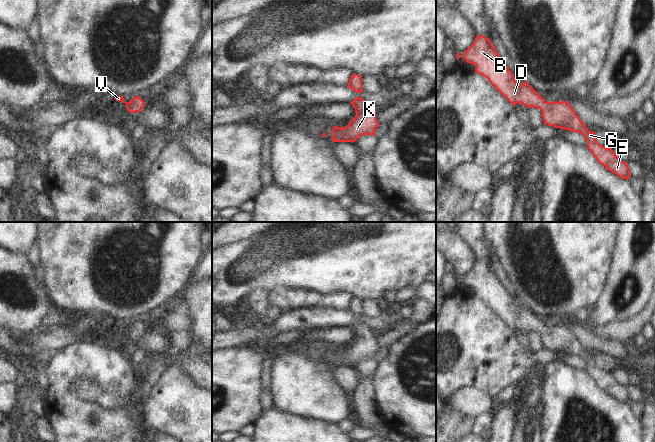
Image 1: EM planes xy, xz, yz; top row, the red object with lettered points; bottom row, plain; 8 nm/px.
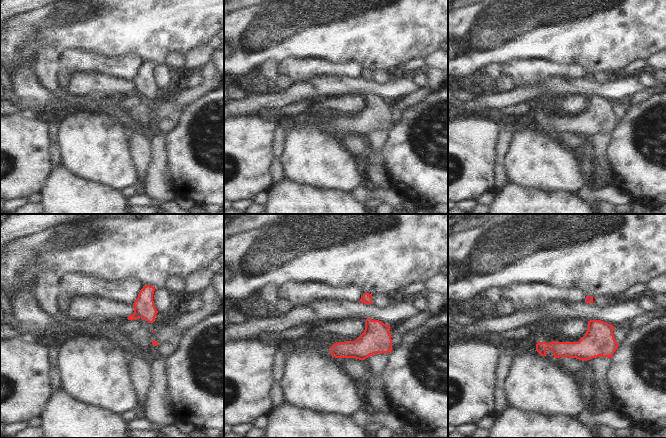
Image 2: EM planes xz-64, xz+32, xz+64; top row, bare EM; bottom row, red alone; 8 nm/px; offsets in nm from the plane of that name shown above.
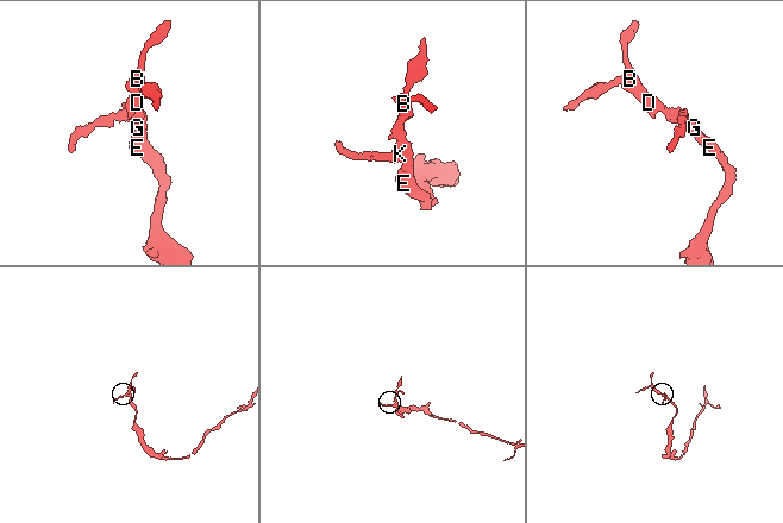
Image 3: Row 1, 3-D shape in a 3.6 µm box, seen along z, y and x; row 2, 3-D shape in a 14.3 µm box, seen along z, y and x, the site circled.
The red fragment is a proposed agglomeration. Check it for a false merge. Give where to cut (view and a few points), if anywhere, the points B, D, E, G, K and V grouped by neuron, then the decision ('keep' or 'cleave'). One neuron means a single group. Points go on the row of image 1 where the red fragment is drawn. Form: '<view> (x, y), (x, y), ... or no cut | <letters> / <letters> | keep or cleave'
no cut | B D E G K V | keep

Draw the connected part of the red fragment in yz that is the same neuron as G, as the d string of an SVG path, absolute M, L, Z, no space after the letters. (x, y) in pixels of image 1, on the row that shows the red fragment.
M477 35L462 55L467 63L475 65L475 72L486 77L513 106L521 103L528 108L538 108L542 112L544 124L581 133L587 141L588 149L600 164L620 178L629 179L631 174L627 162L619 159L612 148L597 142L596 133L586 128L567 101L547 102L526 81L519 85L514 80L513 73L504 64L490 39Z

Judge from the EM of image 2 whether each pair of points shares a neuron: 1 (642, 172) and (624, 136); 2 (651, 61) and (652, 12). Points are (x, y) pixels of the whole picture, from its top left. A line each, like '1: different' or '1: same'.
1: same
2: different

